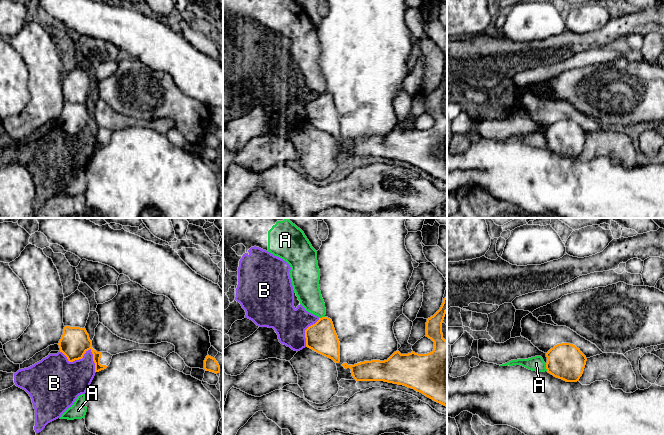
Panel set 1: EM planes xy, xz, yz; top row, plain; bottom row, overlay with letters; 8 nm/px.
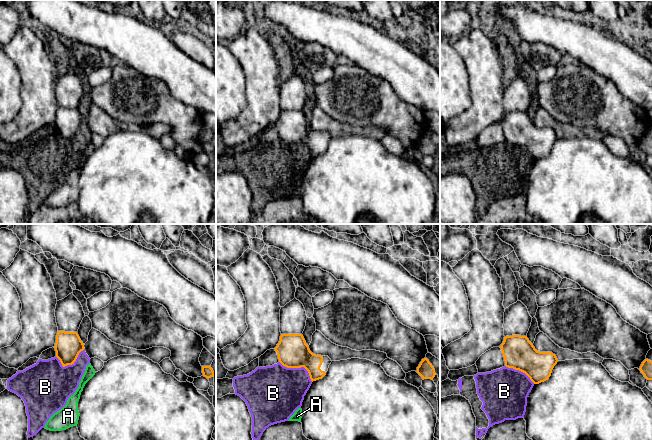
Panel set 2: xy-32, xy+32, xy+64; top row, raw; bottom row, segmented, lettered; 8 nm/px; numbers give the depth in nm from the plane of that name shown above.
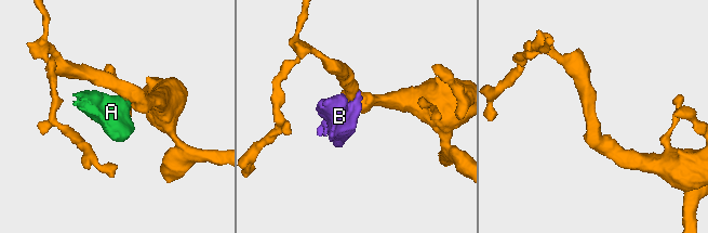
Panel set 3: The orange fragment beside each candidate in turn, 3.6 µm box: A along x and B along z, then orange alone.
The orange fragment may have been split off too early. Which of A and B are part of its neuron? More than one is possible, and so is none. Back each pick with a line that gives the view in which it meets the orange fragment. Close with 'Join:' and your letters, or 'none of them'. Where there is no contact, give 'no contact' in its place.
Join: none of them

